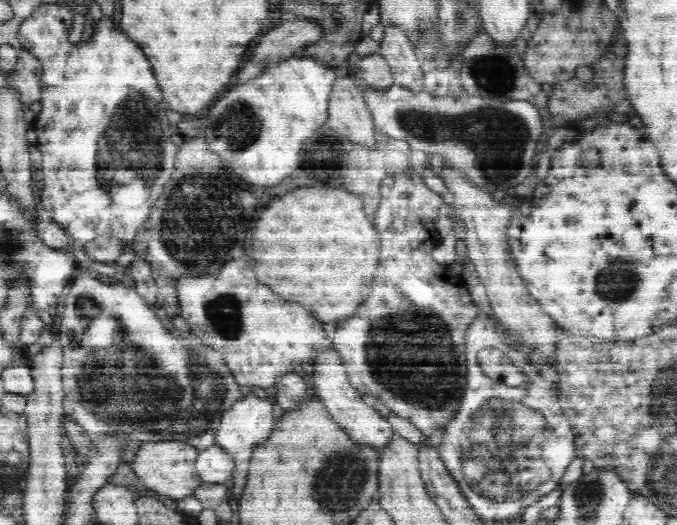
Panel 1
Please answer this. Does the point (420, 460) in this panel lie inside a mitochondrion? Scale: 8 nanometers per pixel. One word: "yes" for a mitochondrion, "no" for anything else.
no

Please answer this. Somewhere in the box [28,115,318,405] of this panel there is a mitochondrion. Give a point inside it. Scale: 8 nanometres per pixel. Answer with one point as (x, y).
(203, 217)

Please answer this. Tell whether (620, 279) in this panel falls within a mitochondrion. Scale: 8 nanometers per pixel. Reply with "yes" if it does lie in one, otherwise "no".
yes

